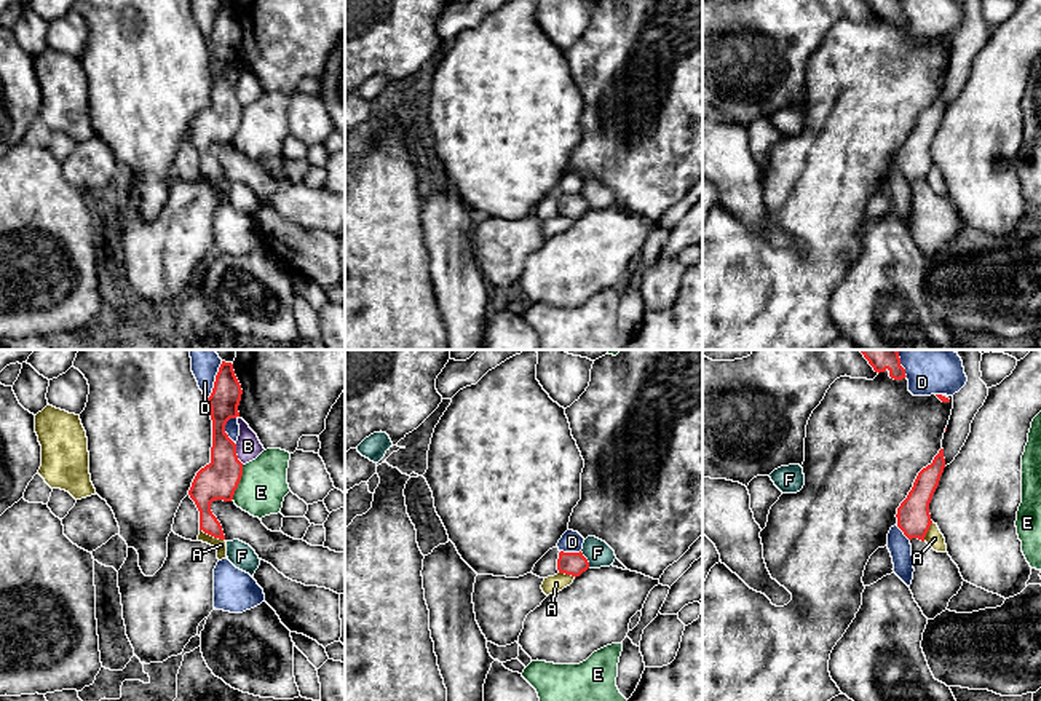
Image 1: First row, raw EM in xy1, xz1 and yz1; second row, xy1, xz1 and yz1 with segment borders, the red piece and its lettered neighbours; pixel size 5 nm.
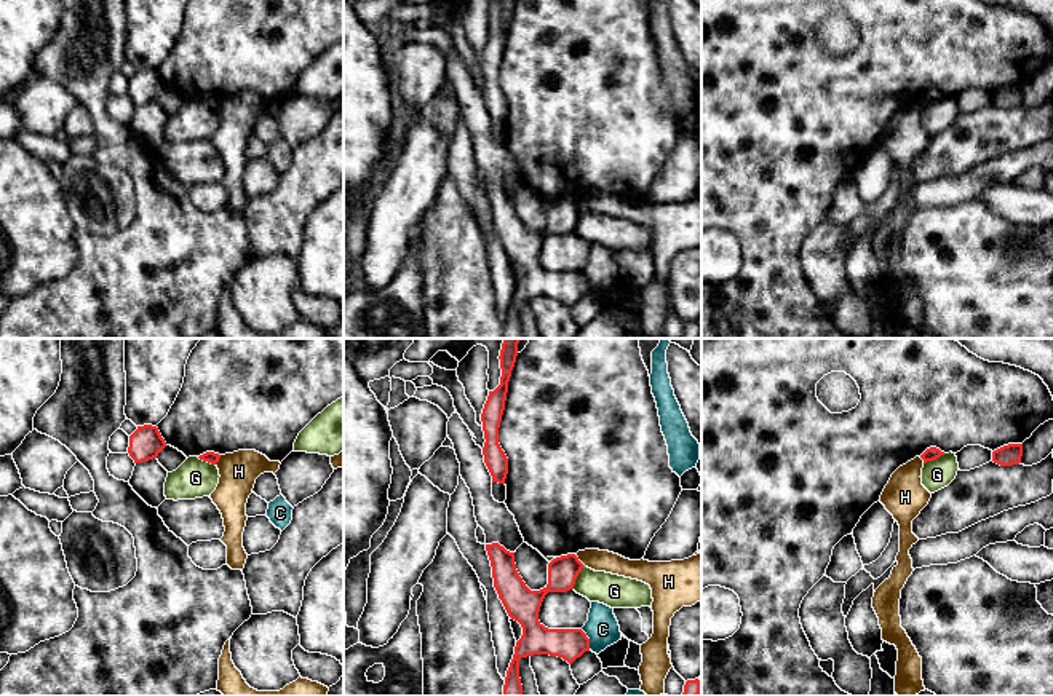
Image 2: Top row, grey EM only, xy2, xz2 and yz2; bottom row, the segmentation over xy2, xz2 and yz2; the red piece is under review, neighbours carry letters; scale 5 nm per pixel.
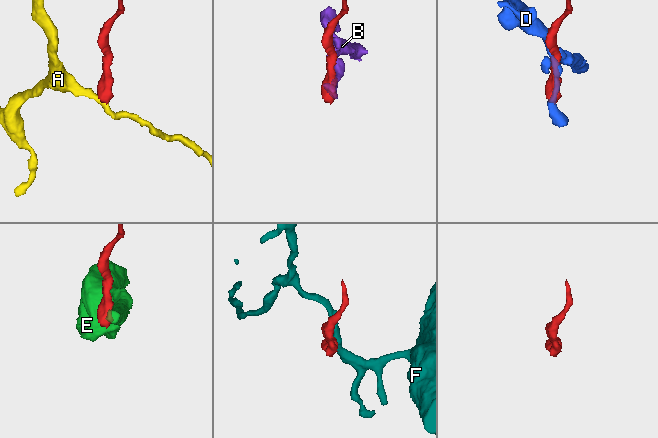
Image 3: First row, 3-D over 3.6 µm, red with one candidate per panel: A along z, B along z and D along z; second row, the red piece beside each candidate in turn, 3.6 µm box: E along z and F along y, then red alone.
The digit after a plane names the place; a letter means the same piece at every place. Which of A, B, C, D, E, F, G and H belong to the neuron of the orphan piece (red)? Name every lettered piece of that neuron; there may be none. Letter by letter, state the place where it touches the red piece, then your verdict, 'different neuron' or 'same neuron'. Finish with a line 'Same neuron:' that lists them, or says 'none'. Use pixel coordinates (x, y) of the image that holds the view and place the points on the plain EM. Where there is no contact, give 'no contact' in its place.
A: xy1 (213, 178) | different neuron
B: xy1 (235, 96) | different neuron
C: xz2 (588, 281) | different neuron
D: xy1 (216, 23) | different neuron
E: xy1 (238, 125) | different neuron
F: xz1 (586, 201) | different neuron
G: xz2 (577, 217) | different neuron
H: xz2 (579, 203) | different neuron
Same neuron: none

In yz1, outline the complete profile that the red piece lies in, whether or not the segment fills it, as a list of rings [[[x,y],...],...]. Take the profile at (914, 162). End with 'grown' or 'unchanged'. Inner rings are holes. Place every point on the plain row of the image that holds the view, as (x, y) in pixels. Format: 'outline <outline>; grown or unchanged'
outline [[[944,91],[932,105],[923,110],[907,141],[897,150],[897,169],[910,182],[913,198],[913,222],[910,233],[928,262],[947,252],[948,244],[963,228],[958,208],[948,195],[934,193],[924,179],[932,166],[929,145],[945,110]]]; grown

